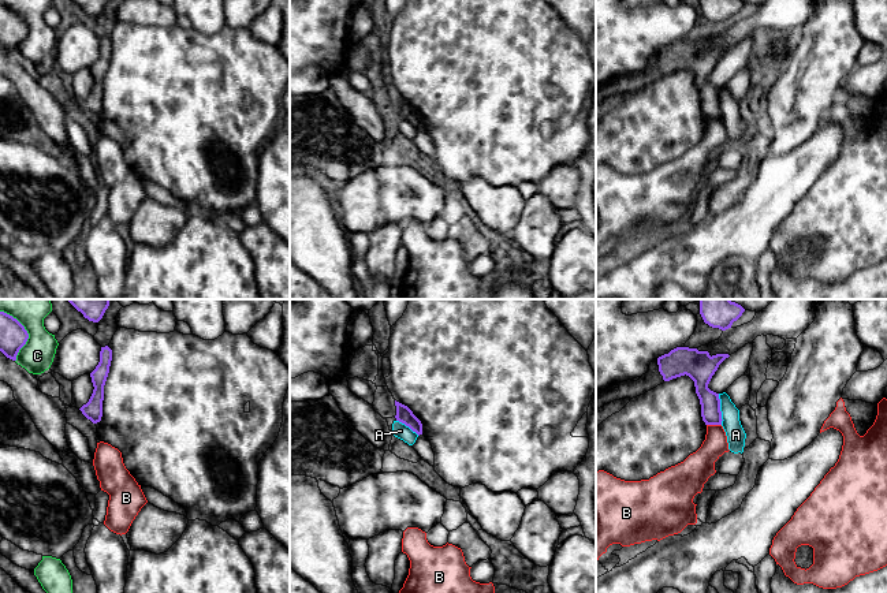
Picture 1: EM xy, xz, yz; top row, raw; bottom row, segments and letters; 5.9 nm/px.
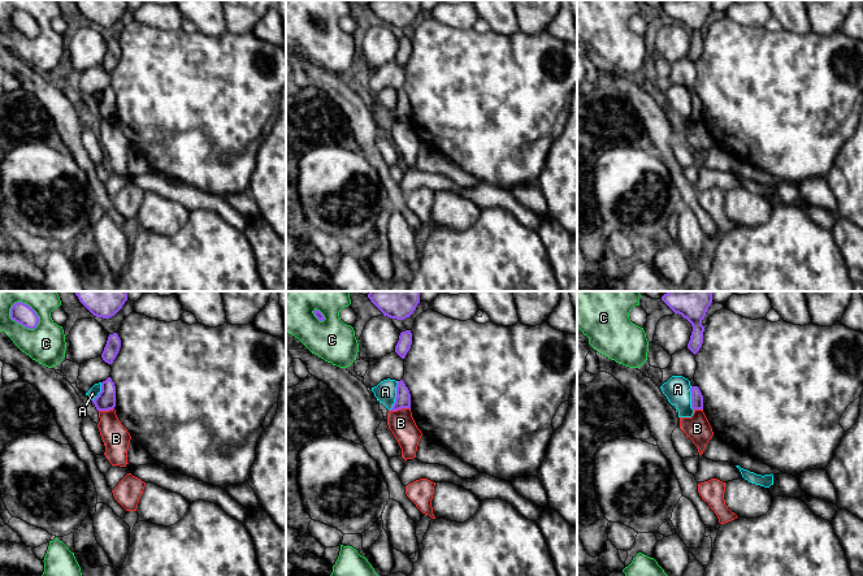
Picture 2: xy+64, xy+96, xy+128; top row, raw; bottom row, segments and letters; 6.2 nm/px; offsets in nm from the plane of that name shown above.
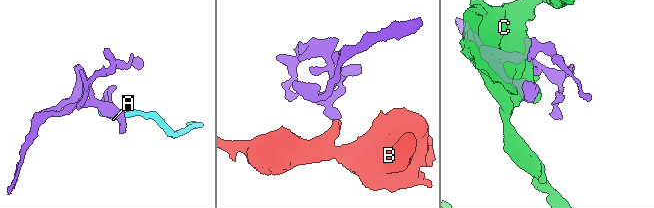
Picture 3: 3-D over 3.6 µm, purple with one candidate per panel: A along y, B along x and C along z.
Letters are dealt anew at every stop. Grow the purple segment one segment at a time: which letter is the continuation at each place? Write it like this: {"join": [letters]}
{"join": []}

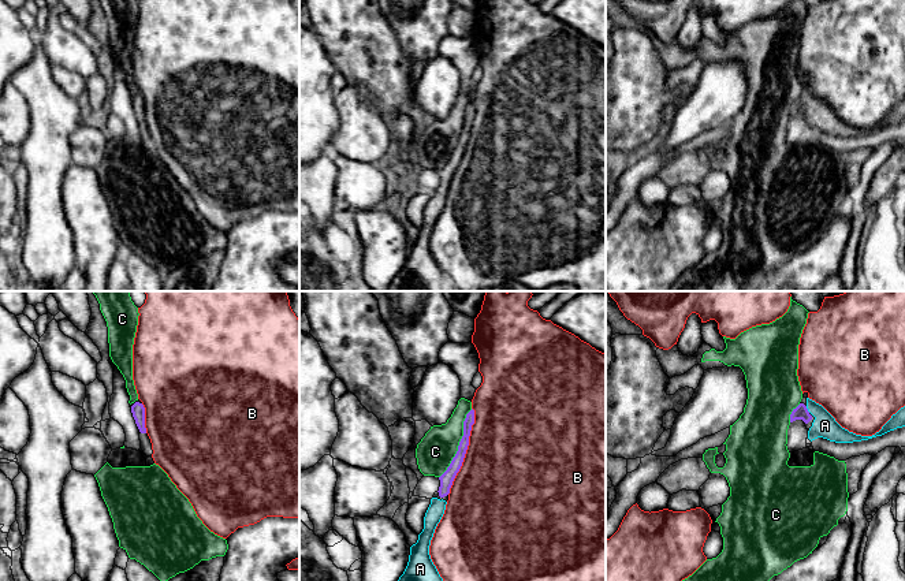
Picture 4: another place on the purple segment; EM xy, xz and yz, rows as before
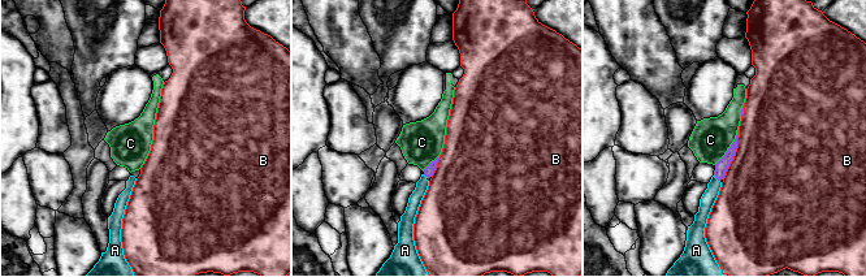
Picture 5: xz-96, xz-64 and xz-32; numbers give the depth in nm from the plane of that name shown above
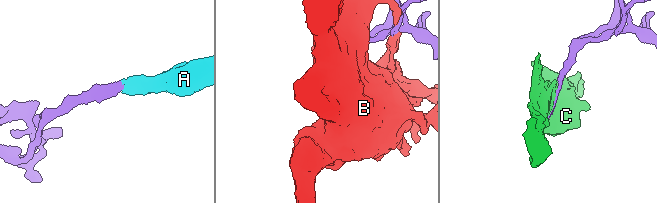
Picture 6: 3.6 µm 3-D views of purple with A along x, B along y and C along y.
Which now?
{"join": ["A"]}

